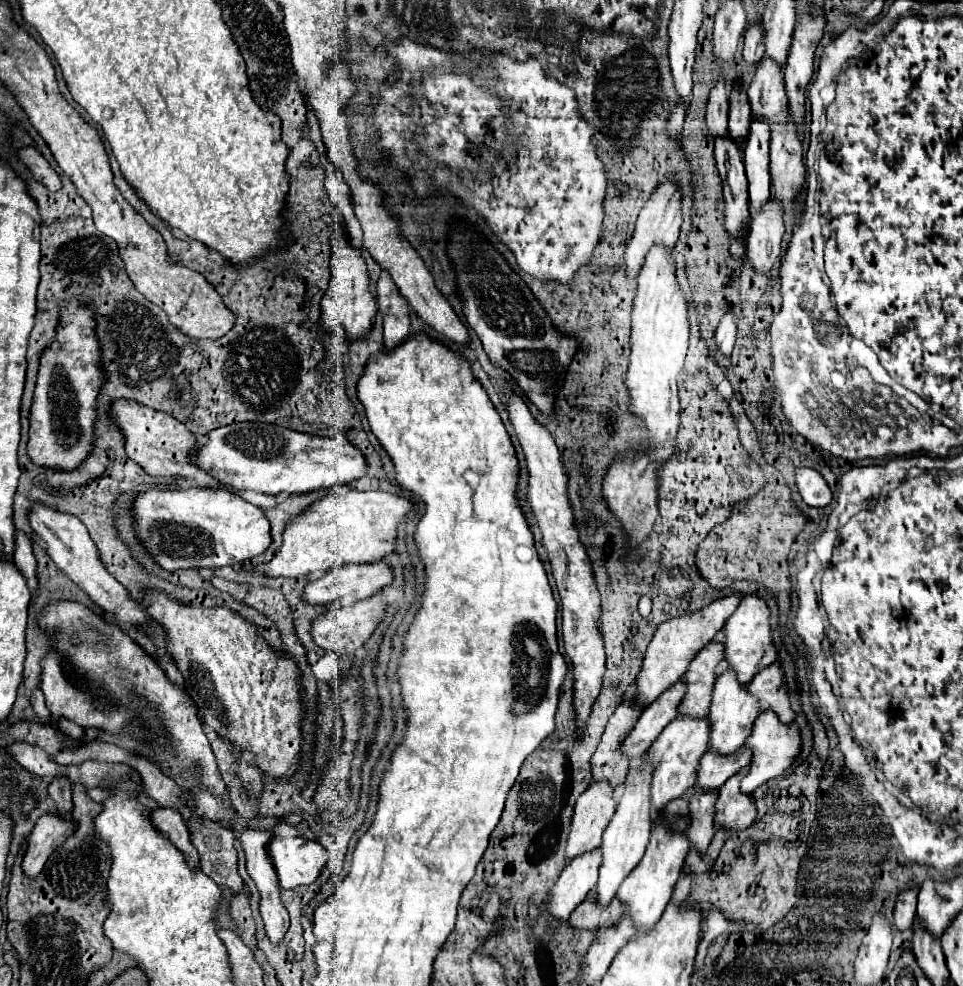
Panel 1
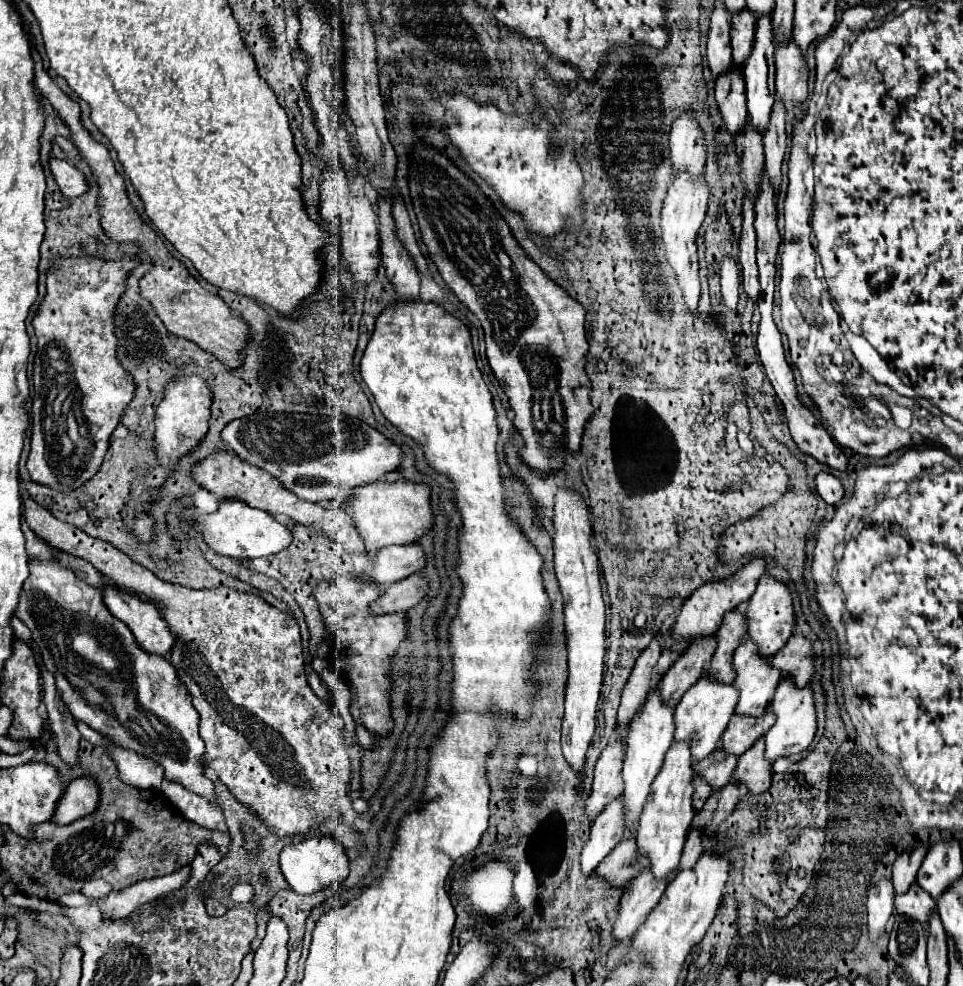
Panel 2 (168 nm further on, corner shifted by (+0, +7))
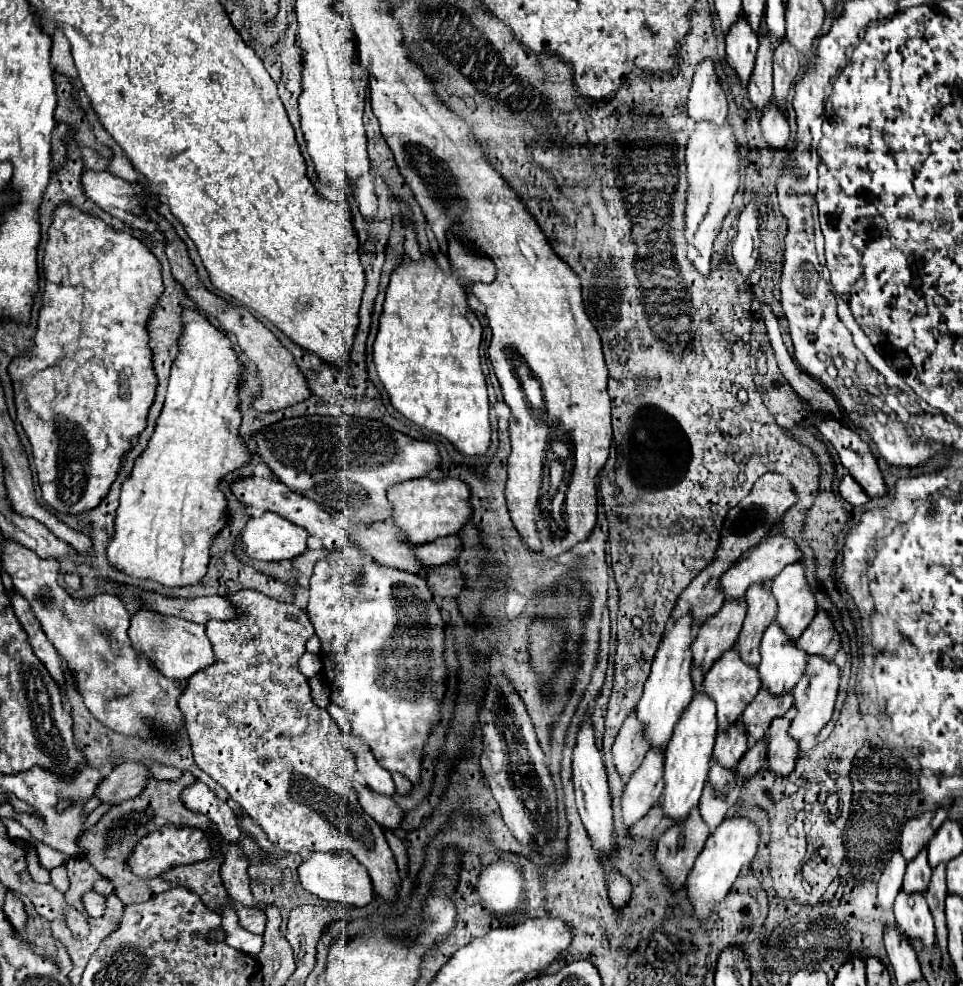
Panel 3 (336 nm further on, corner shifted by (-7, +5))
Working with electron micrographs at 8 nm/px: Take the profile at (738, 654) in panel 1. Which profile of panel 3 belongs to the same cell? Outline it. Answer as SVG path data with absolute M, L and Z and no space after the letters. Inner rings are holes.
M786 565L782 573L772 579L770 591L778 599L776 621L782 625L790 639L798 639L816 615L816 599L810 591L804 565Z

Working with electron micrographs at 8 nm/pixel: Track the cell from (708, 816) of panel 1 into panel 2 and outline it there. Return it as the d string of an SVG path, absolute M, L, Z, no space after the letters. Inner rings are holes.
M713 751L703 761L693 763L693 771L701 779L705 779L705 783L713 791L721 791L731 781L731 773L735 769L735 763L737 763L737 759L733 755L725 755L723 751Z

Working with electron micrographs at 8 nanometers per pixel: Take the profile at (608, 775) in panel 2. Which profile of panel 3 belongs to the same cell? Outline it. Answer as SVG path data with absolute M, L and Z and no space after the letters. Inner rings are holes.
M636 709L634 713L630 713L630 717L626 717L616 741L614 741L614 747L612 747L612 755L614 755L614 763L616 763L616 769L620 771L622 777L628 777L632 775L644 755L646 755L646 741L642 741L642 725L638 725L638 717L636 717Z

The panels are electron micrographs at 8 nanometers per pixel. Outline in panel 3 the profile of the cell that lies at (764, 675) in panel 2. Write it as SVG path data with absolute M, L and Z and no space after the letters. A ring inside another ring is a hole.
M776 621L766 629L762 637L760 655L762 661L758 671L762 683L776 695L792 691L802 673L806 673L808 655L796 647L796 641L790 641L790 637L782 633L782 627Z

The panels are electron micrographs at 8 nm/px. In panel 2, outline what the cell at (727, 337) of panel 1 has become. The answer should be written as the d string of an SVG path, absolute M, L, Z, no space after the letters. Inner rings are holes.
M725 257L721 263L721 295L723 295L723 303L729 309L737 307L739 301L739 267L735 263L735 259Z

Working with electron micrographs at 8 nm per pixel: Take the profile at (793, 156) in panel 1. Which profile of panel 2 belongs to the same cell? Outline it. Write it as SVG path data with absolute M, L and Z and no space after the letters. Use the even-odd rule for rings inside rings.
M793 39L775 51L775 97L781 103L803 105L807 101L807 61L801 57Z

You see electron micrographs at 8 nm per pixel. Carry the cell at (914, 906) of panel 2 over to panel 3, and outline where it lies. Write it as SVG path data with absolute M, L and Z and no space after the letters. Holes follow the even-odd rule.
M922 849L922 853L918 853L918 857L914 857L914 861L910 861L906 865L902 889L906 893L926 891L928 885L930 885L930 875L932 875L932 869L930 869L928 859L926 859L926 849Z

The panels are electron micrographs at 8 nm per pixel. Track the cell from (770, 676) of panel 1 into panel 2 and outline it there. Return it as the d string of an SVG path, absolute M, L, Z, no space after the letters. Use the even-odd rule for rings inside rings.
M793 633L785 647L771 657L771 667L779 669L783 677L789 677L795 683L795 687L807 687L813 675L811 659L811 643L803 635Z

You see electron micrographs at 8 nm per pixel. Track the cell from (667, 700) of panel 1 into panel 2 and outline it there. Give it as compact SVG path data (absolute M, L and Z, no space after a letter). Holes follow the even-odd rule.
M705 637L691 643L681 657L673 663L673 667L663 675L659 683L661 701L669 707L675 707L679 699L689 691L703 675L707 661L715 651L715 637Z

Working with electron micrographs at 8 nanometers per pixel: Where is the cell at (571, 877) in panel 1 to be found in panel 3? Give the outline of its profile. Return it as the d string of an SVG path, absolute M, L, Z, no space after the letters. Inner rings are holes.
M646 753L642 765L632 773L626 783L622 797L622 817L624 825L632 827L638 819L642 819L650 807L660 801L662 795L662 761L658 753Z

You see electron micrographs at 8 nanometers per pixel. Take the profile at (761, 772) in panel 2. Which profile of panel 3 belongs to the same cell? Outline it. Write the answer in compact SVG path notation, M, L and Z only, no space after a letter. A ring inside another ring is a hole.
M794 707L790 713L784 713L782 717L776 717L768 729L768 769L776 775L790 775L796 759L798 759L798 741L794 741L788 735L790 721L794 719Z

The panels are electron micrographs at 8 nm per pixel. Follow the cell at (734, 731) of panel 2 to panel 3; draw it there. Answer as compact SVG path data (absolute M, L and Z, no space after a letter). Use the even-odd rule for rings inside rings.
M760 689L754 701L742 713L742 723L748 731L750 743L760 741L764 737L764 731L770 727L770 721L774 717L784 715L792 705L794 705L792 693L774 697L774 693L766 693L766 689Z

